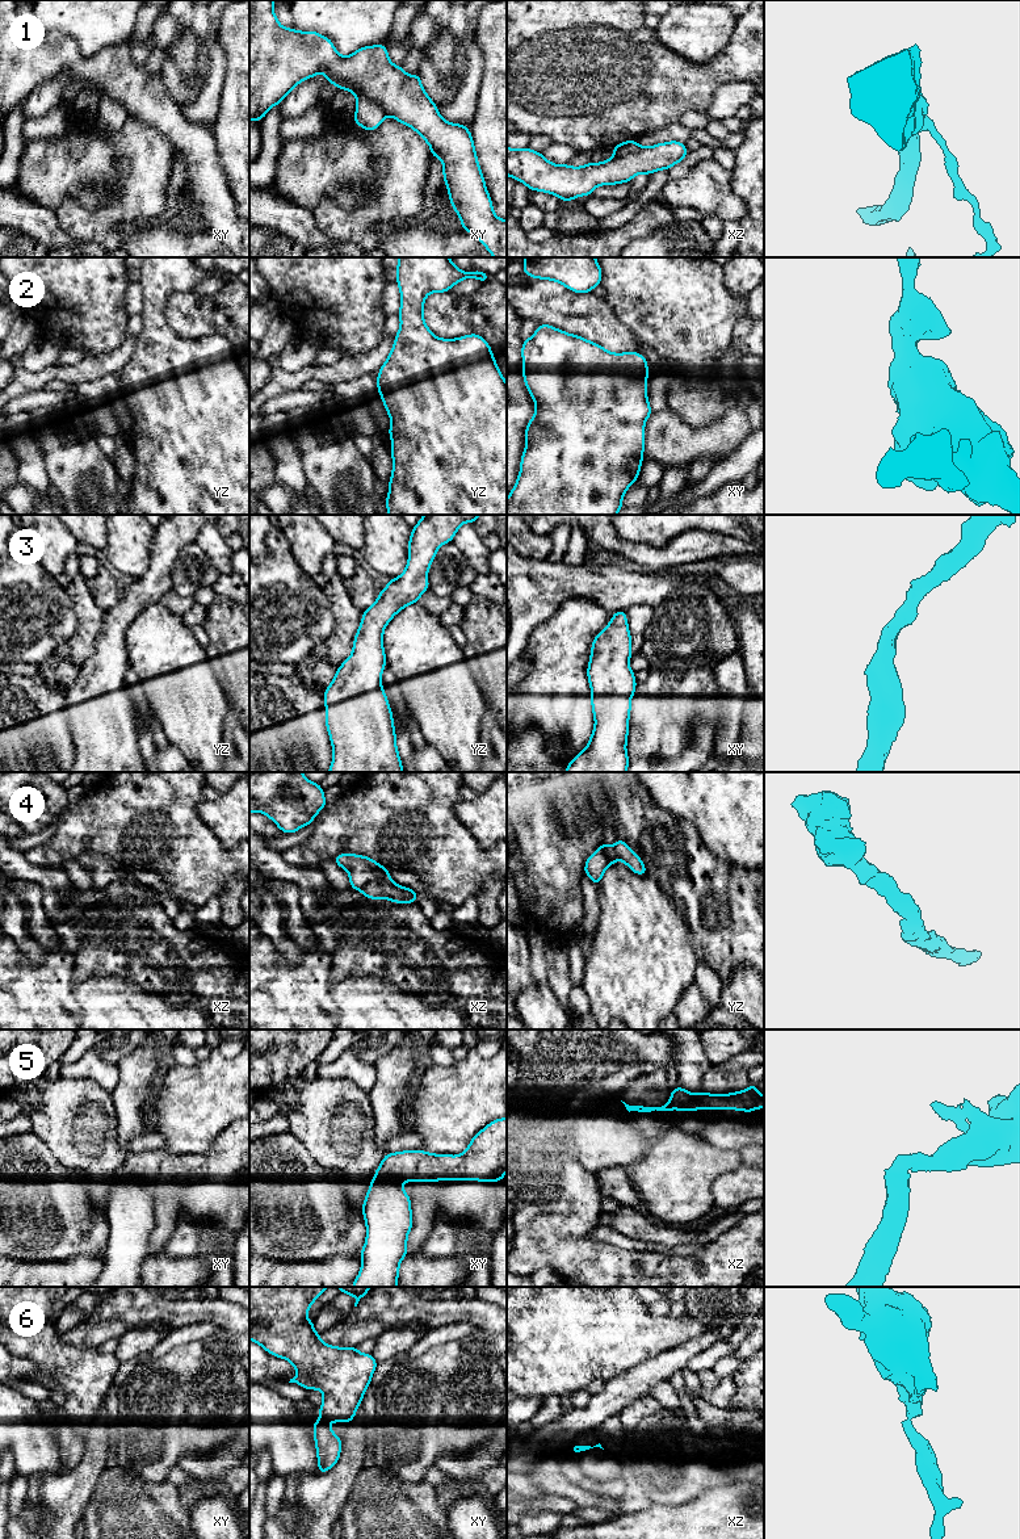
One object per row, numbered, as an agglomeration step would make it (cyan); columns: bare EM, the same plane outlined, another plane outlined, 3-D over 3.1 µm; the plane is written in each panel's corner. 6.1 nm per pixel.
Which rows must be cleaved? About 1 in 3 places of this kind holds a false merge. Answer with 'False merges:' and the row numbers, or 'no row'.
False merges: 1, 5, 6

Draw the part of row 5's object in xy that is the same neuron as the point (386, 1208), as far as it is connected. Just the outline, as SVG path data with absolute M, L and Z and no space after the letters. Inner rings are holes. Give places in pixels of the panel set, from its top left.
M372 1179L362 1205L366 1241L361 1250L361 1270L352 1287L398 1287L399 1265L407 1255L407 1237L412 1228L411 1200L398 1181Z

